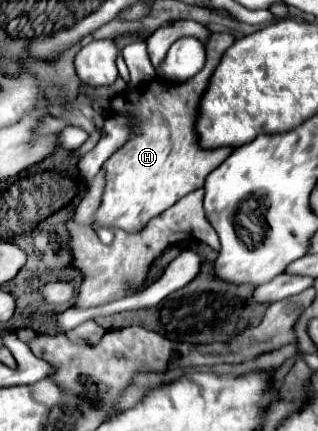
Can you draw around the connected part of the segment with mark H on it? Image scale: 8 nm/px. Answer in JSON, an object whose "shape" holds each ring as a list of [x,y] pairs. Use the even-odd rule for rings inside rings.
{"shape":[[[212,33],[208,47],[206,47],[206,65],[204,69],[184,81],[184,83],[170,83],[164,79],[154,79],[144,91],[124,91],[116,99],[112,99],[112,107],[120,111],[130,111],[136,121],[138,129],[136,135],[116,151],[106,163],[106,191],[100,209],[96,211],[94,225],[96,227],[120,227],[124,231],[140,231],[144,225],[172,207],[178,199],[196,191],[204,185],[204,179],[216,165],[224,163],[232,153],[232,147],[222,149],[204,149],[200,147],[198,133],[196,133],[196,119],[200,109],[200,99],[210,83],[214,69],[220,63],[222,53],[236,41],[232,33]]]}

